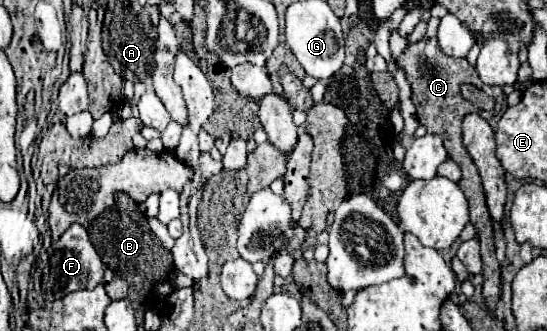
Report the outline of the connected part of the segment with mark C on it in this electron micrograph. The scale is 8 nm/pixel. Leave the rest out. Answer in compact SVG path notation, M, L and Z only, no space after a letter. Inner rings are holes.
M423 37L421 41L417 43L411 43L407 45L407 49L397 57L397 61L411 61L411 65L399 65L403 71L405 71L405 77L413 89L413 103L417 107L417 121L421 125L427 127L427 133L433 133L433 135L439 135L443 139L443 145L449 153L449 157L461 167L463 171L463 177L459 181L459 187L461 191L465 193L467 201L469 201L469 213L471 213L471 223L475 225L477 229L477 237L479 237L479 243L481 243L481 257L483 257L483 297L485 297L485 303L487 307L495 309L497 301L499 301L499 295L501 295L501 271L499 271L499 265L497 265L497 259L495 259L495 245L493 245L493 223L491 223L491 215L487 211L487 205L485 205L485 195L483 195L483 187L481 187L481 179L479 179L479 173L477 173L477 167L473 165L467 149L463 149L461 145L461 123L463 123L463 117L469 115L469 113L479 113L481 117L485 119L491 119L493 115L497 115L501 111L501 105L505 101L505 93L501 91L501 87L489 87L485 85L477 71L467 63L467 61L459 61L459 59L453 59L449 55L445 55L437 43L437 39L427 39ZM463 83L471 83L475 87L479 87L481 91L485 91L487 95L491 95L495 99L495 109L485 113L481 109L477 109L475 105L471 105L469 101L465 101L461 95L459 95L459 85Z

